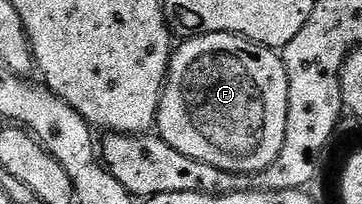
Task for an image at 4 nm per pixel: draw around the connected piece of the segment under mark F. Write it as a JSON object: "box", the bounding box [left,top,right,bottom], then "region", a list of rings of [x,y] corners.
{"box":[156,33,289,175],"region":[[[203,33],[193,35],[190,41],[185,41],[181,46],[172,50],[169,58],[169,70],[165,76],[165,86],[161,92],[161,102],[157,108],[156,132],[161,140],[166,141],[175,151],[187,155],[191,159],[199,159],[199,163],[207,163],[211,167],[219,167],[219,171],[248,175],[250,173],[262,173],[283,151],[283,139],[287,131],[287,95],[289,94],[289,80],[285,65],[281,61],[280,52],[269,49],[265,45],[256,45],[246,37],[237,37],[233,33]]]}

